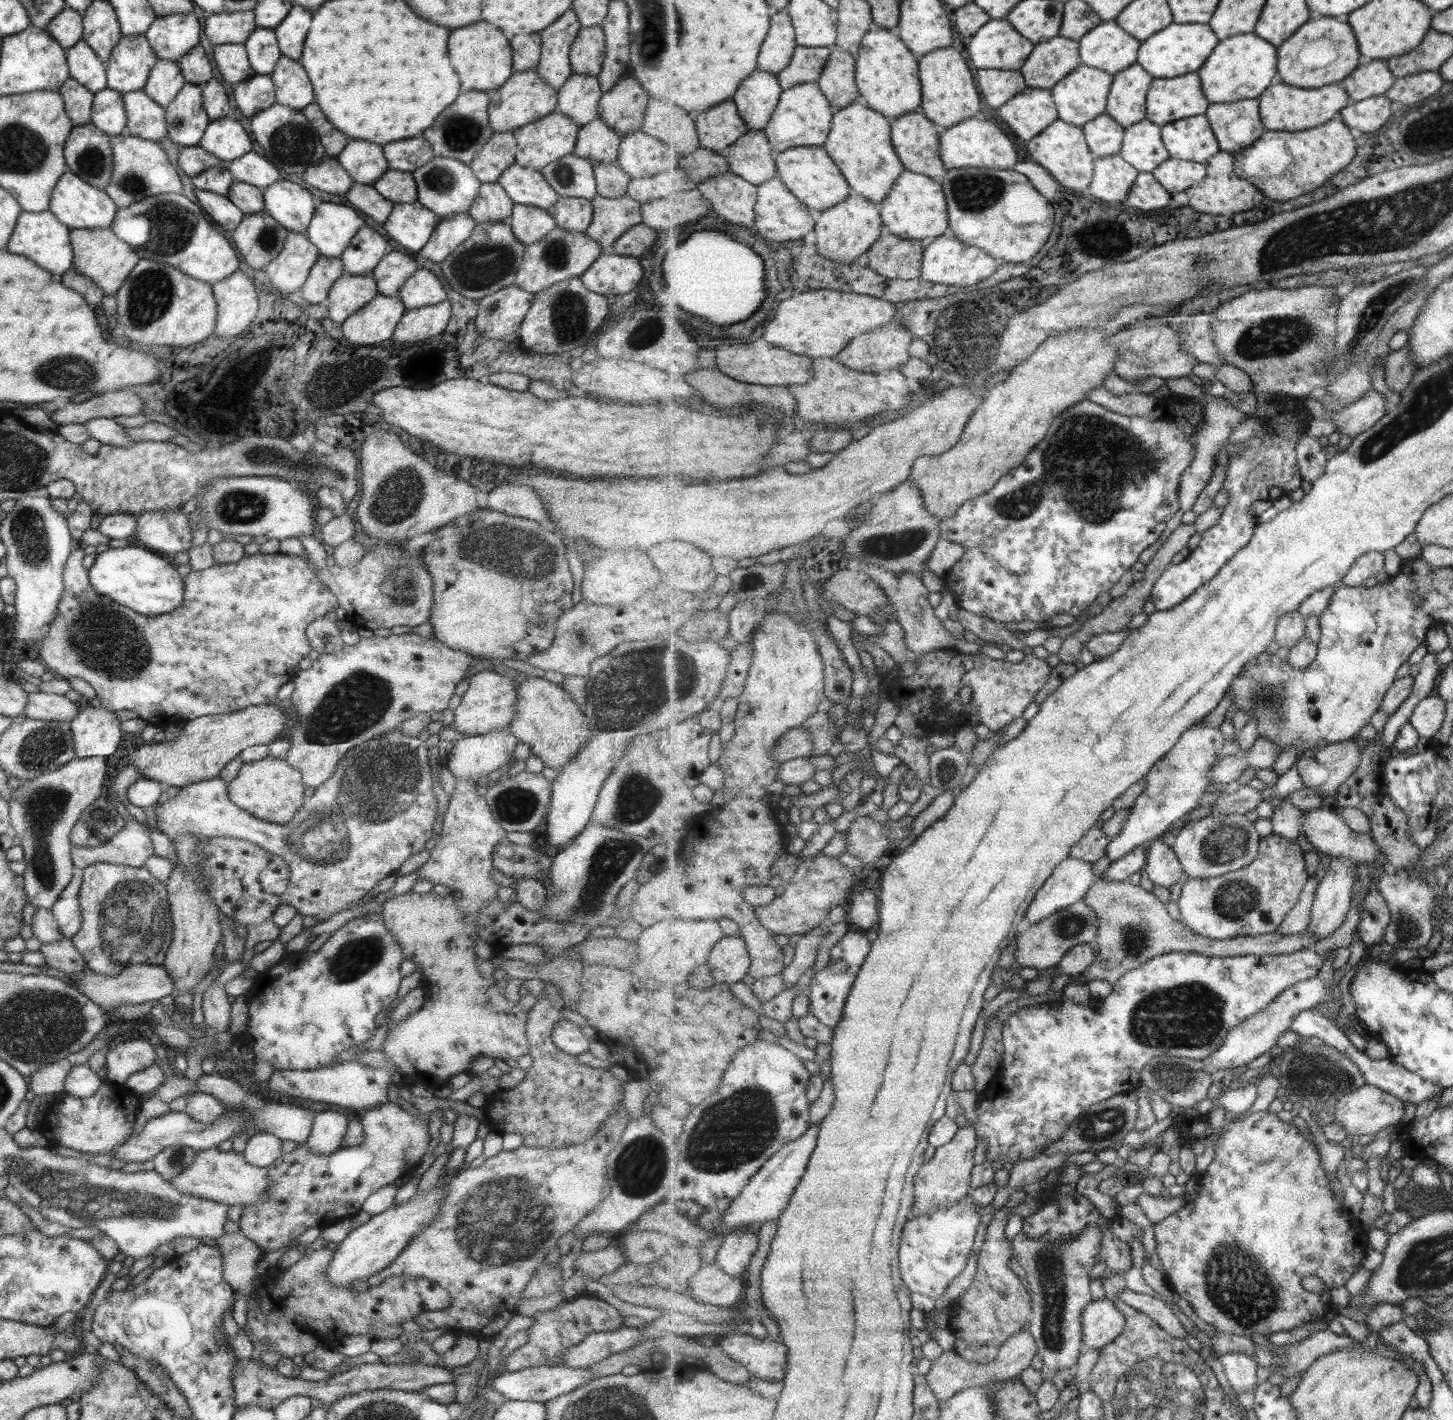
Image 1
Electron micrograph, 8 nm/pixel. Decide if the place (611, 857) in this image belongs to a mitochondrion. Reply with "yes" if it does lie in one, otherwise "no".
yes

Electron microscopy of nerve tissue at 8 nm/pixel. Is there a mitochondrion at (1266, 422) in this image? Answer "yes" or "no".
no

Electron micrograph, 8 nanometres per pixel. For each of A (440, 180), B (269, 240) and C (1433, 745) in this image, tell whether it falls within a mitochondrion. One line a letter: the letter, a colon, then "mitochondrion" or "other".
A: mitochondrion
B: mitochondrion
C: other

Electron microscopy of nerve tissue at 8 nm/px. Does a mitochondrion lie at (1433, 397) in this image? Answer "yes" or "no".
yes

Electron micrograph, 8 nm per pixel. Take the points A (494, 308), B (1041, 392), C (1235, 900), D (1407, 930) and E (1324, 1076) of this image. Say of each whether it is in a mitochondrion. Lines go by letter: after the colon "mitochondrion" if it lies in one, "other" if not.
A: mitochondrion
B: other
C: mitochondrion
D: mitochondrion
E: mitochondrion

